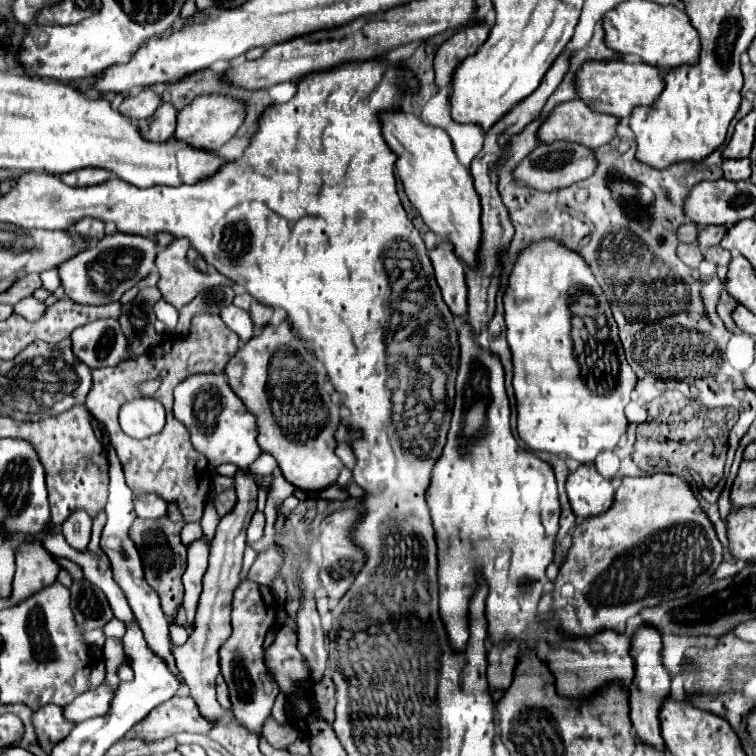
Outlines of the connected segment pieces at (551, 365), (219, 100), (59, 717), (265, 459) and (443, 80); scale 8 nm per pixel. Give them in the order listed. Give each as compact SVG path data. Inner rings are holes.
M544 239L524 247L516 257L504 291L504 319L514 363L520 439L532 449L574 457L580 463L592 463L600 451L614 449L628 429L624 407L630 403L636 379L624 357L610 303L584 257L556 239Z
M218 93L200 95L190 105L186 105L182 111L178 111L178 127L176 127L174 137L184 139L186 143L198 149L218 153L220 147L240 129L240 125L244 123L244 117L246 117L244 101L234 99L230 95L218 95Z
M44 705L38 711L34 711L32 725L36 731L38 745L46 753L50 753L52 747L56 743L60 743L72 731L72 723L64 721L62 707L58 707L58 705Z
M262 453L252 464L252 470L258 475L271 475L278 467L277 461L270 454Z
M472 23L456 31L448 41L440 45L434 57L434 71L436 71L438 87L450 85L456 65L460 65L466 57L474 55L478 47L488 39L488 33L490 33L488 23Z

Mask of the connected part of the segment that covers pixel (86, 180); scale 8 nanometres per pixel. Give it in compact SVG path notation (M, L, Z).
M80 169L74 173L66 173L60 179L72 187L82 187L82 185L100 185L104 181L108 181L112 177L112 173L104 171L104 169Z

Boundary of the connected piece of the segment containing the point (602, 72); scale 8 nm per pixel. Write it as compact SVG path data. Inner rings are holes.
M620 59L610 61L586 61L582 69L576 71L576 97L582 99L592 111L608 113L624 119L638 105L652 105L656 97L664 91L662 75L656 67L648 63L624 63Z

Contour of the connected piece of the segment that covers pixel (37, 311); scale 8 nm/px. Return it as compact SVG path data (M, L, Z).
M26 297L14 305L14 313L22 315L28 321L38 321L46 311L46 305L34 297Z

